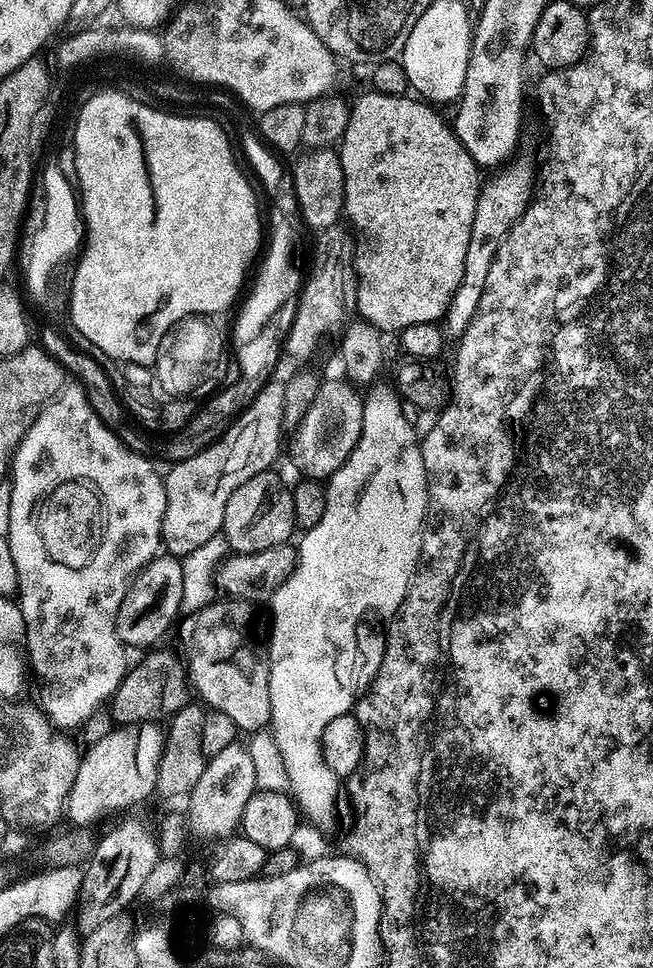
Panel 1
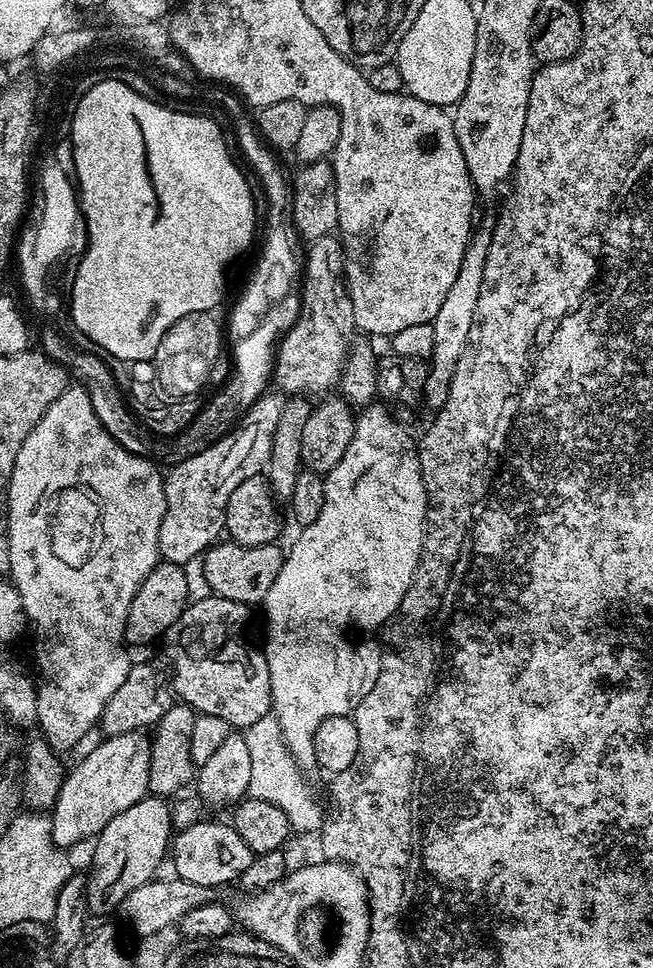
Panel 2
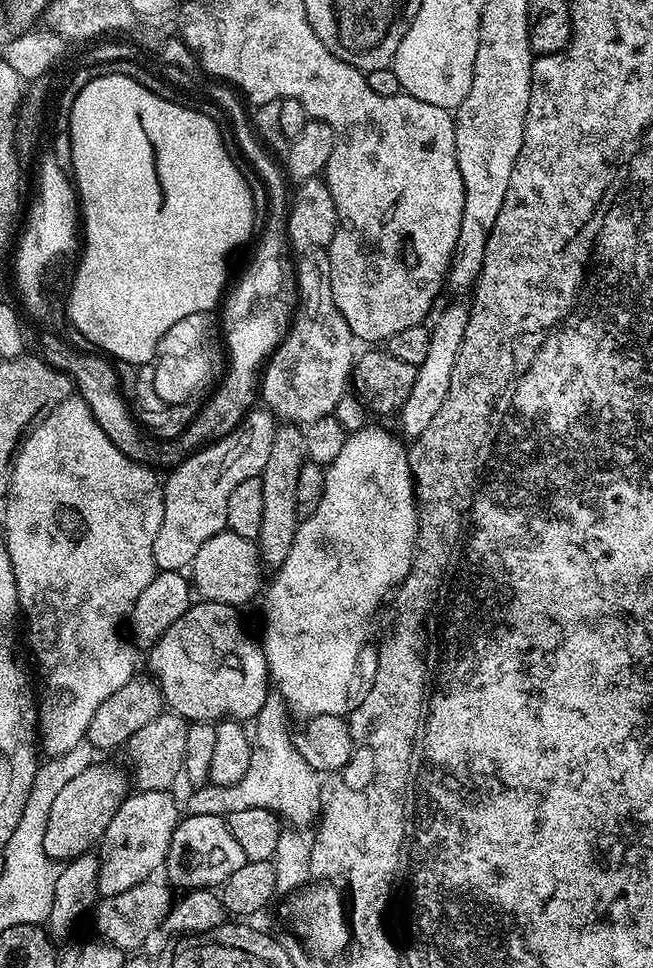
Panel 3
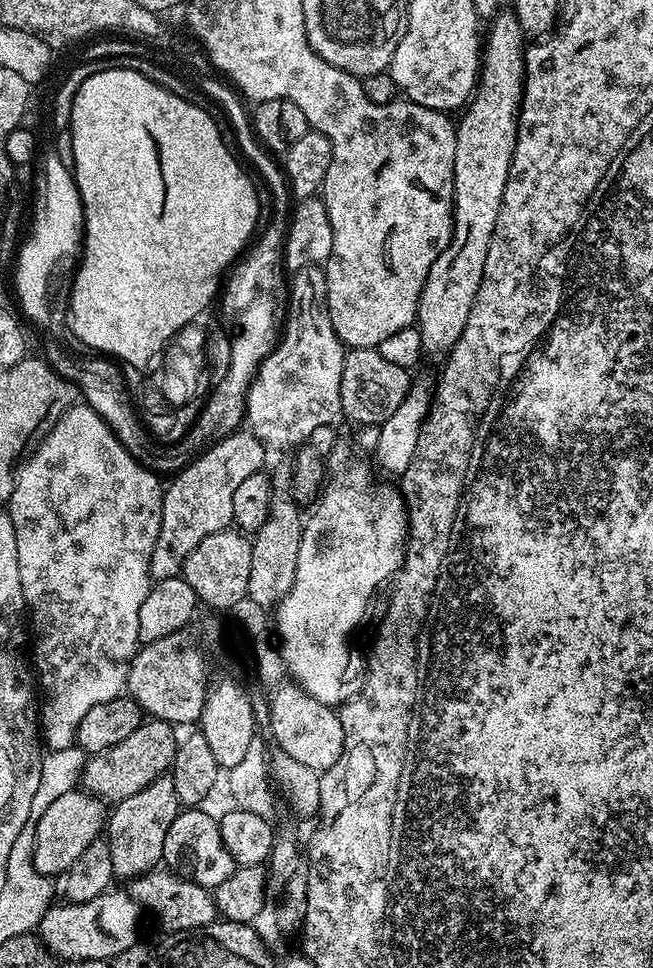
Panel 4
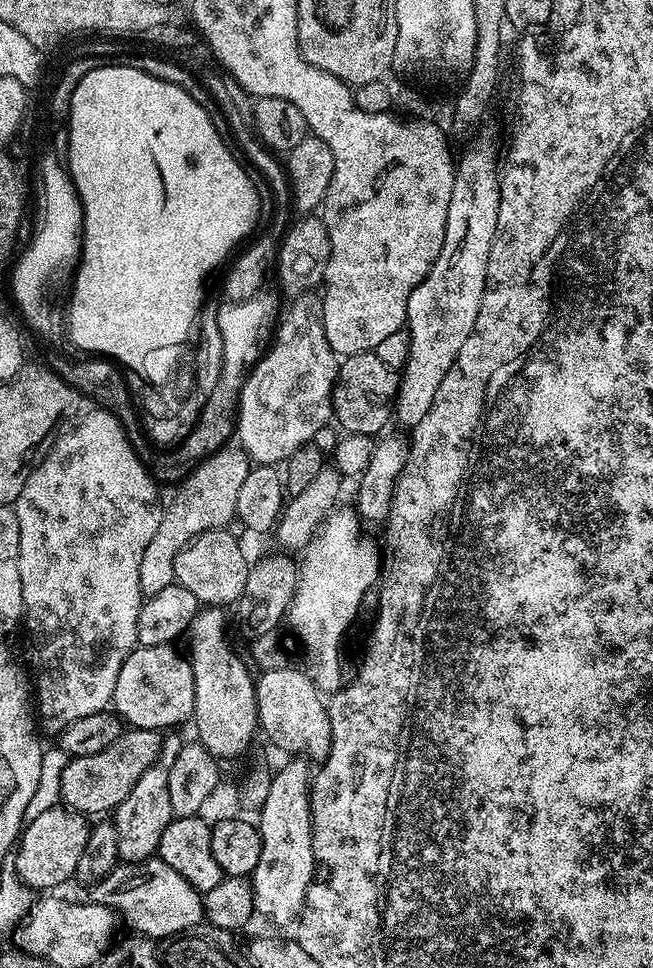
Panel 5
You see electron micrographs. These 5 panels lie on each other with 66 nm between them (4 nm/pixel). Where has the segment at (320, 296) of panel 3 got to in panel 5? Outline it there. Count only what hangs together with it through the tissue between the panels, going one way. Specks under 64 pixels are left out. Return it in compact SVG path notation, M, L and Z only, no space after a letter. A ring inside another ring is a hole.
M310 291L291 303L275 329L270 347L253 365L240 391L235 435L249 461L256 464L276 466L288 460L298 446L312 443L314 434L333 419L332 387L338 379L338 357L326 342L324 301Z

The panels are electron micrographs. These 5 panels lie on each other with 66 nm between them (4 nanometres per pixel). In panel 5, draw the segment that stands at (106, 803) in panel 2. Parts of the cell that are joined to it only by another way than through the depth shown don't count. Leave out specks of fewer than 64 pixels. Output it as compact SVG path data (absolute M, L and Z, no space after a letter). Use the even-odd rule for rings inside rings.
M63 806L42 810L38 818L28 820L14 852L16 873L20 875L20 880L33 890L56 890L59 884L66 883L68 879L71 881L76 875L78 858L82 858L82 850L86 850L89 827L89 821L81 813Z

